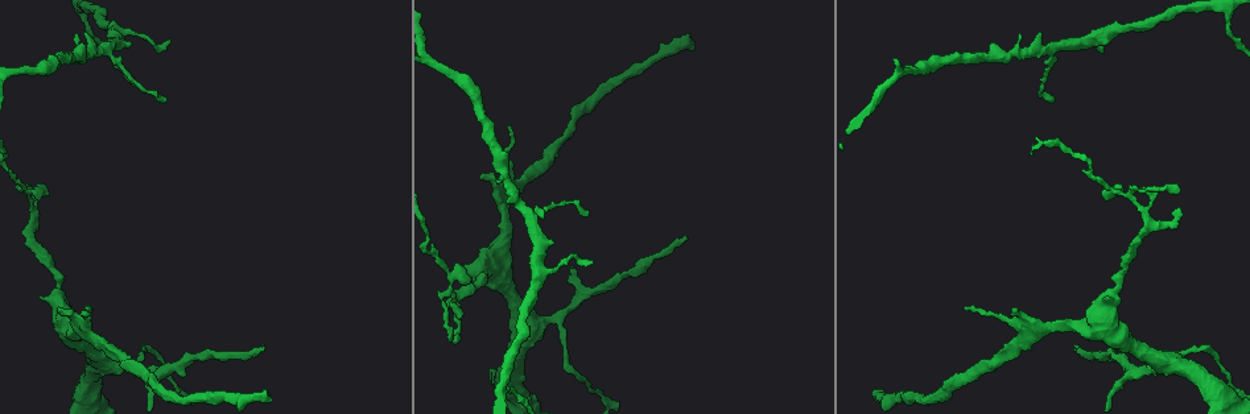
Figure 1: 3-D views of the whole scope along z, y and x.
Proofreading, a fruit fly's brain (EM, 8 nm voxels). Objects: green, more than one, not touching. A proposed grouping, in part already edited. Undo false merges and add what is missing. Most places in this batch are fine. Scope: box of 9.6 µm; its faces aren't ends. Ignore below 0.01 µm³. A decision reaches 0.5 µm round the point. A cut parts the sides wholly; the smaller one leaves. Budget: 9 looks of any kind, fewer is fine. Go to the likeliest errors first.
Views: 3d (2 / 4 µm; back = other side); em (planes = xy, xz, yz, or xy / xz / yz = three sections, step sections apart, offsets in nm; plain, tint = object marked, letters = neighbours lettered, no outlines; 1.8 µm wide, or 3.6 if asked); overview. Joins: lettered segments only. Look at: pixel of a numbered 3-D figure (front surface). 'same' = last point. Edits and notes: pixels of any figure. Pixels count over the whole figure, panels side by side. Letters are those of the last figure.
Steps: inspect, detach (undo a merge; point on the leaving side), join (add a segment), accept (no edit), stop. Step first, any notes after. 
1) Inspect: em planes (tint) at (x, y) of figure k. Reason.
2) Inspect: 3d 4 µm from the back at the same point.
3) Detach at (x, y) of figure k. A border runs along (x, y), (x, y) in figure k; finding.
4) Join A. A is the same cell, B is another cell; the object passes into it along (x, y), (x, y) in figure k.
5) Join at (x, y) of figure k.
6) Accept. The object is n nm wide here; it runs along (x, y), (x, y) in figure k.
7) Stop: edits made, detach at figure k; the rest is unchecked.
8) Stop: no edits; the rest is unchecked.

Inspect: em planes (letters) at (31, 216) of figure 1. Two arms in line, one across.

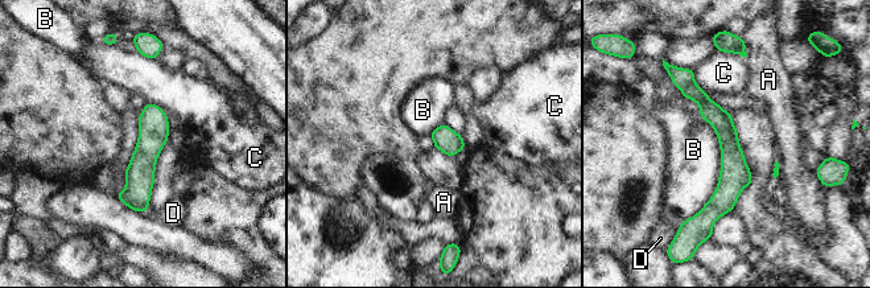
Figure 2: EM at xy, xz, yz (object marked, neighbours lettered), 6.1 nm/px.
Accept. The object is 150 nm wide here; A, B, C and D are other cells; it runs along (689, 73), (729, 140), (710, 217) in figure 2; one cell here.

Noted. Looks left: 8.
Inspect: em planes (letters) at (1074, 349) of figure 1. Free end.

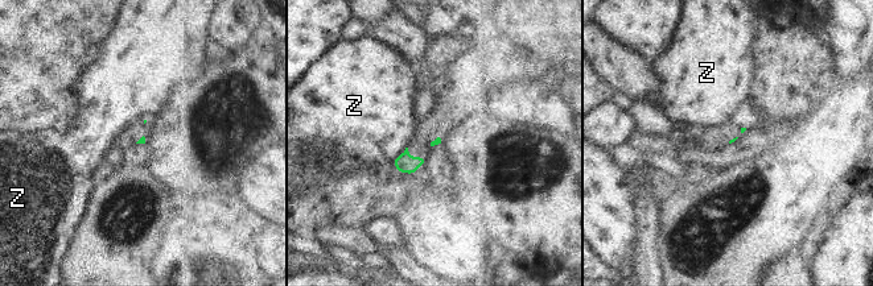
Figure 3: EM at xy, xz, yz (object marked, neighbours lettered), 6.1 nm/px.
Accept. Z is another cell; a border runs along (406, 146), (392, 161) in figure 3; none of them fits.

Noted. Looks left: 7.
Inspect: em planes (tint) at (82, 331) of figure 1. Three-way junction.

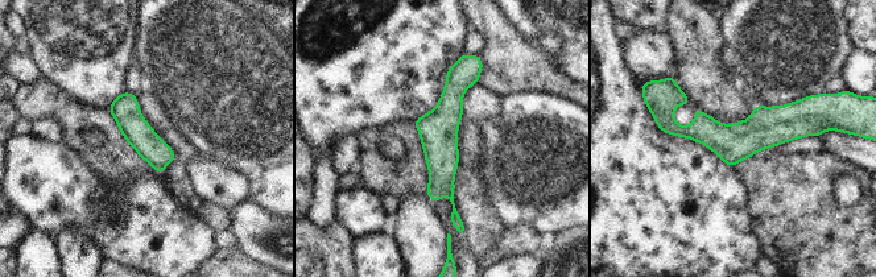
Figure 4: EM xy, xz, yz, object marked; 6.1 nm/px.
Inspect: em planes (letters) at the same point.

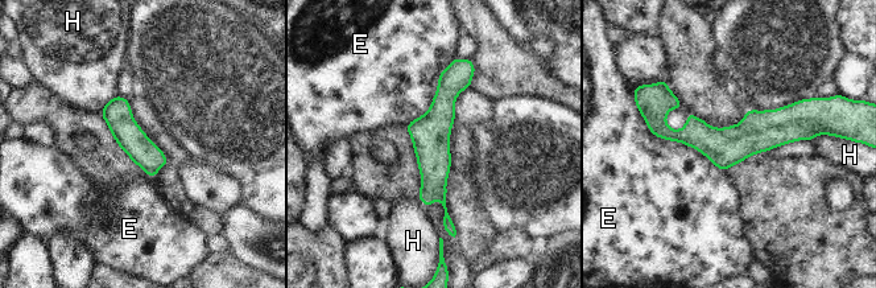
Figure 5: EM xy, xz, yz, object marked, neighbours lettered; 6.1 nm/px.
Accept. E and H are other cells; a border runs along (641, 116), (724, 172) in figure 5; all the same cell.

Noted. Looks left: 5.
Inspect: em planes (letters) at (498, 179) of figure 1. Free end.

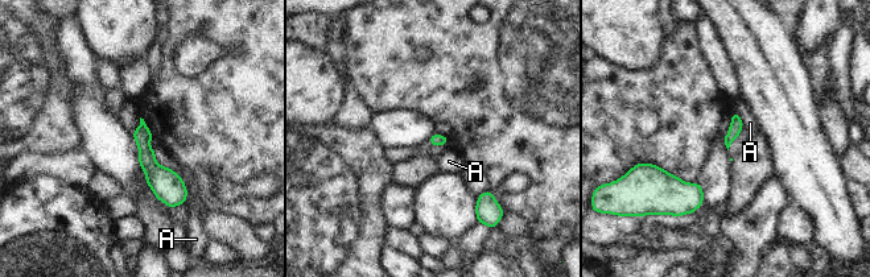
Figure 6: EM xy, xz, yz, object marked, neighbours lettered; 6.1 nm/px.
Accept. A is another cell; a border runs along (734, 111), (743, 125) in figure 6; none of them fits.

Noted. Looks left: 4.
Stop: no edits; the rest is unchecked.

